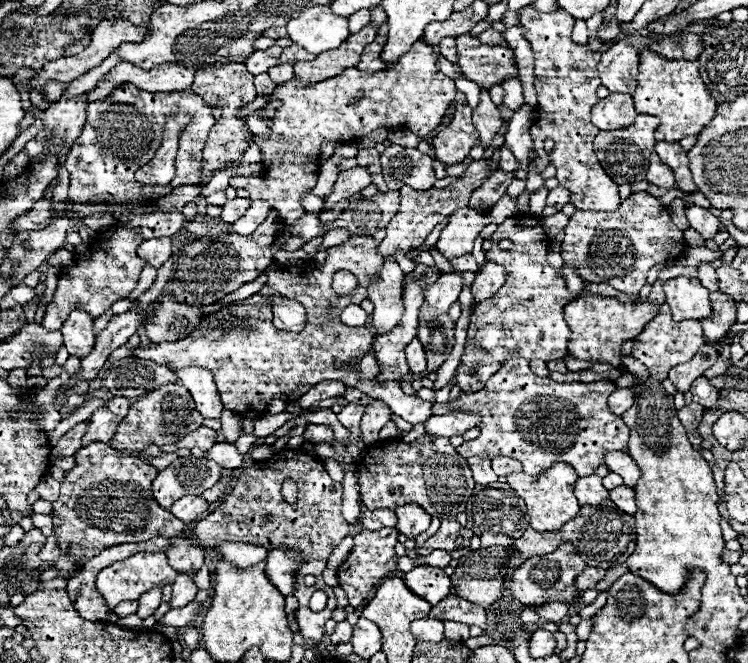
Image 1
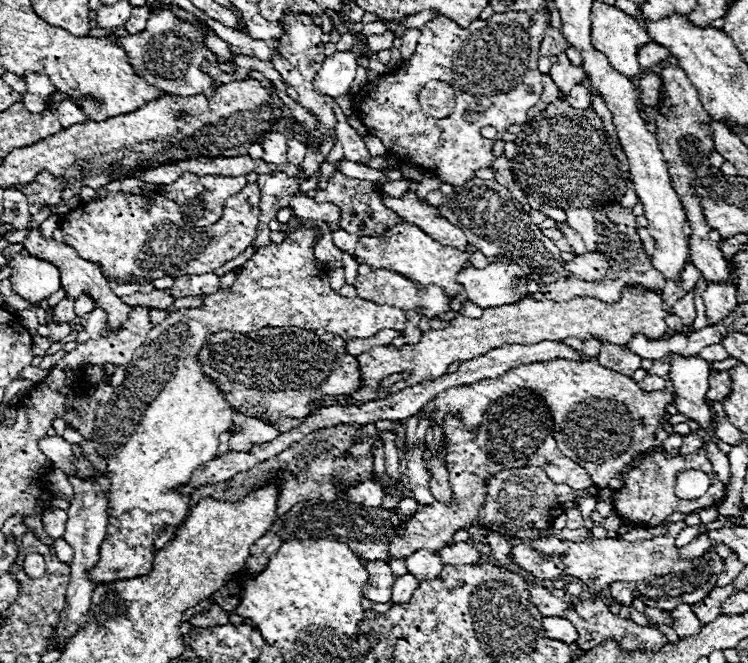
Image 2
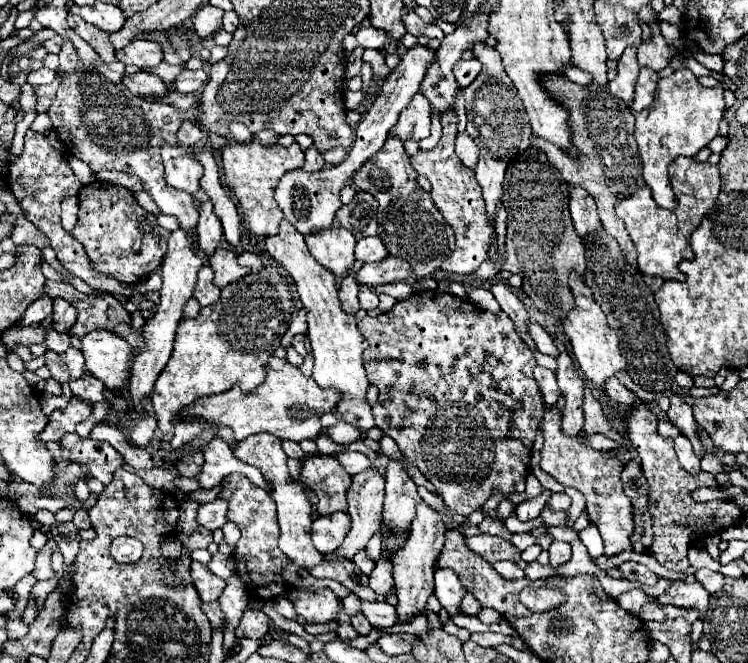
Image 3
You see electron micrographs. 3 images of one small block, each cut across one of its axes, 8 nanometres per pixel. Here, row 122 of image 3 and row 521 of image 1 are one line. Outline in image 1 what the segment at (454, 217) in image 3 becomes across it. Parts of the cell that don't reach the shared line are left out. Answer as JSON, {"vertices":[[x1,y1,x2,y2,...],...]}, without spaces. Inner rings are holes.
{"vertices":[[446,516,442,518,442,524,440,524,440,530,428,538,422,546,416,546,414,550,422,556,428,556,432,550,446,550,446,552,452,552,456,548,456,542,458,542,458,532,460,532,460,524,456,522,454,516]]}

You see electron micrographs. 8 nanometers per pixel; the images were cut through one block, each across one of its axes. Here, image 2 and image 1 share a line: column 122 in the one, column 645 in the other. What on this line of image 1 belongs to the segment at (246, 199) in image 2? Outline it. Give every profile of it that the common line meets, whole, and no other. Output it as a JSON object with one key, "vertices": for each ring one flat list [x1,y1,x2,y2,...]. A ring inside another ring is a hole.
{"vertices":[[648,192,630,194,630,198,624,200,616,212,576,210,570,216,570,222,566,224,564,232,566,232,566,236,562,240,564,262,572,264,584,280,590,280,596,284,604,282,626,294,638,294,640,288,646,284,646,272,654,264,676,260,680,256,680,252,684,250,684,232,672,222,668,208,662,202,658,202,654,196,650,196]]}

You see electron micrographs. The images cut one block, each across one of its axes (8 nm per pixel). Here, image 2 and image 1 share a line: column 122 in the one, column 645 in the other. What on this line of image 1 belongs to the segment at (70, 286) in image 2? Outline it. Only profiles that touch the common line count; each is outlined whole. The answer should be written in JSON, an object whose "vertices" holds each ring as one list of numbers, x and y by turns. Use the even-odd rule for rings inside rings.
{"vertices":[[582,296,578,300,572,300,564,306,564,320,570,328,570,342,568,342,568,354,576,360,588,360,598,364,610,364,618,368,620,362,620,348,626,340,640,334,644,324,656,316,658,304,620,304,614,298,606,296]]}

